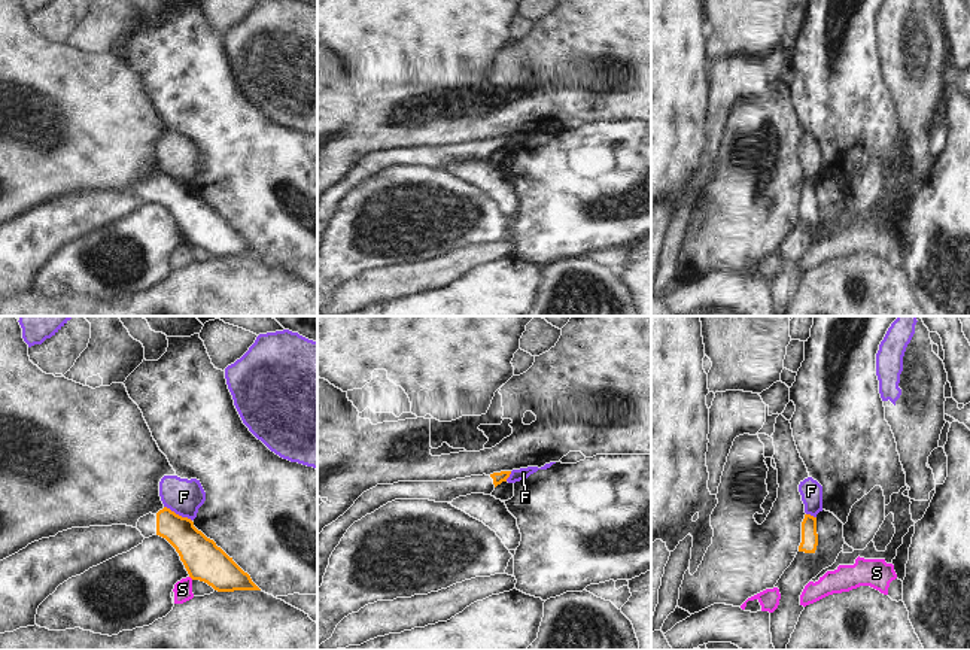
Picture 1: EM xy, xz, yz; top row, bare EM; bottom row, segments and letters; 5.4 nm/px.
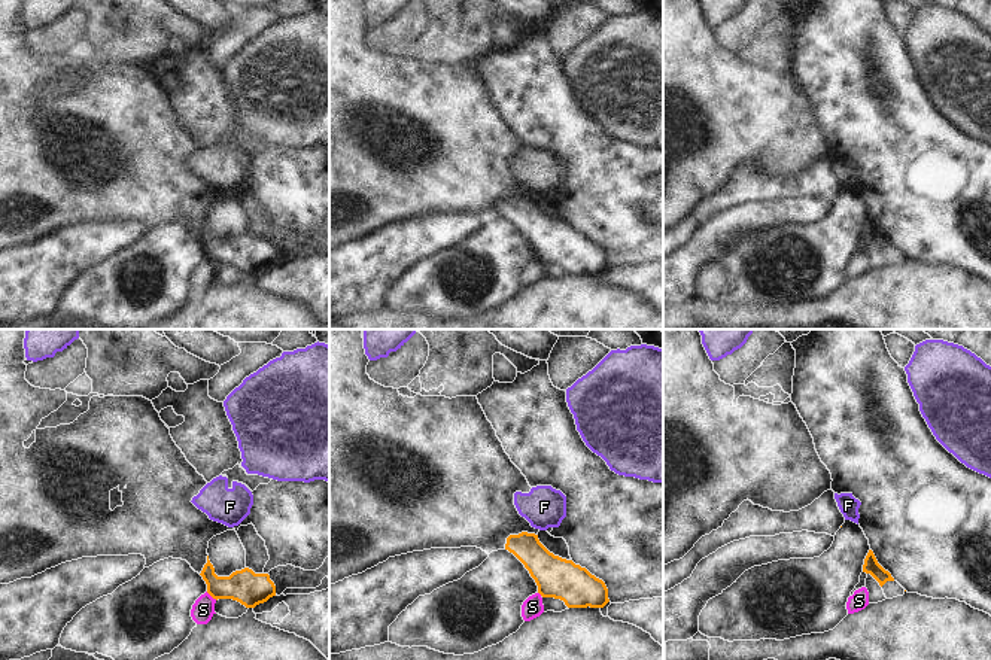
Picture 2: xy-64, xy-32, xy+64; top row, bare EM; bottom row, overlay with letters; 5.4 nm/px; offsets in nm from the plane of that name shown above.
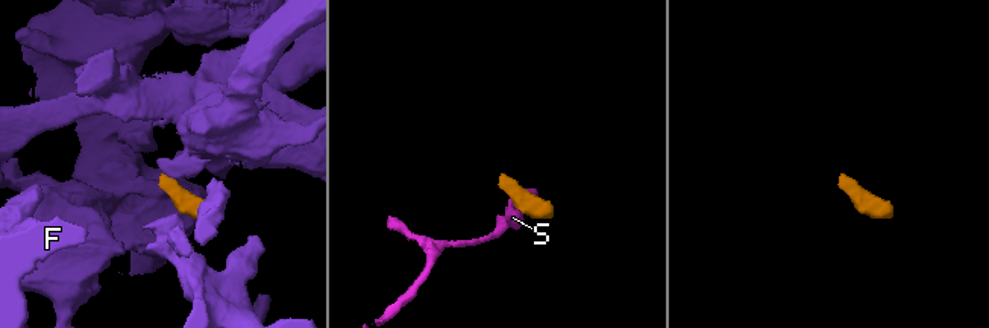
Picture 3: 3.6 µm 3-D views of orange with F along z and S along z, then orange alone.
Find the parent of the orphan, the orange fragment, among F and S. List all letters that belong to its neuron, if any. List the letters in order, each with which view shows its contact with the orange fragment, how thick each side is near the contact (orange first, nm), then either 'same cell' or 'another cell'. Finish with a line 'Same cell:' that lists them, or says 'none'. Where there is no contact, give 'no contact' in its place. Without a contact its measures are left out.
F: xy | 200/200 nm | another cell
S: xy | 220/100 nm | another cell
Same cell: none

